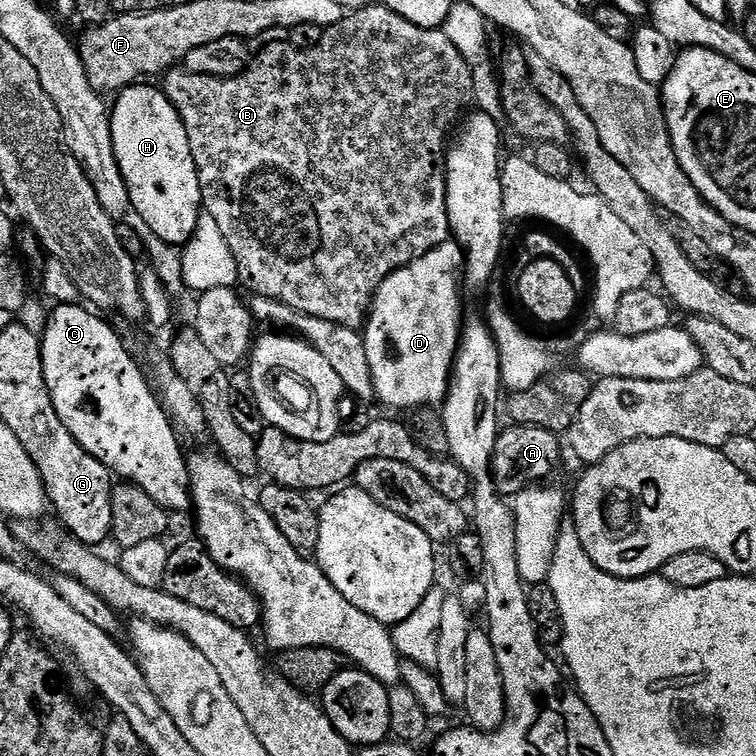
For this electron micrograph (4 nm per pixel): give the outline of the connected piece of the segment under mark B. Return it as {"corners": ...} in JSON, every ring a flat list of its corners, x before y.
{"corners":[[369,6,353,11,345,15,342,22,333,24,325,31,324,41,313,48,295,48,290,42,266,45,264,53,261,56,259,53,252,67,240,76,203,76,183,66,170,68,163,73,162,91,180,111,184,123,198,137,199,147,201,144,208,151,209,158,220,171,220,180,228,191,228,200,236,215,236,221,228,232,228,241,240,259,247,279,249,276,257,288,255,291,259,295,284,301,298,311,359,329,369,315,376,293,392,272,407,267,413,260,421,260,450,239,451,232,448,231,451,228,453,231,454,224,448,221,448,180,444,177,446,149,450,144,448,135,457,131,465,115,464,107,472,100,472,91,476,88,476,80,472,75,473,67,460,53,460,48,450,39,447,31,423,28,391,12,389,8]]}

